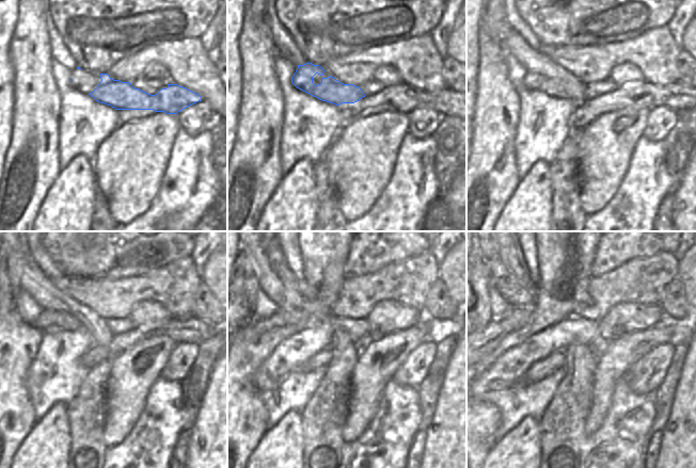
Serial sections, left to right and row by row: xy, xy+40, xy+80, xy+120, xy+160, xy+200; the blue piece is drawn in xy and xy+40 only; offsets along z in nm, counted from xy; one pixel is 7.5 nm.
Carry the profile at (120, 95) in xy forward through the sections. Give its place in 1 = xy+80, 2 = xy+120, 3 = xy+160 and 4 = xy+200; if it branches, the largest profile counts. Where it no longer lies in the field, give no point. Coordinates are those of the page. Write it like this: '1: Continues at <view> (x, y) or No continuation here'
1: Continues at xy+80 (533, 80)
2: Continues at xy+120 (49, 321)
3: Continues at xy+160 (287, 316)
4: Continues at xy+200 (521, 318).

